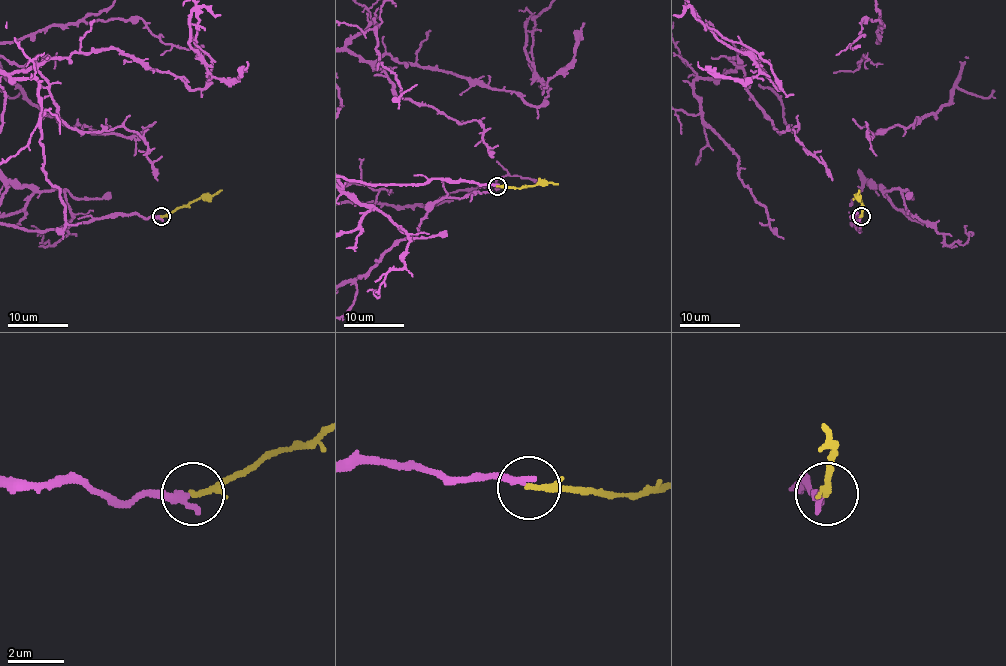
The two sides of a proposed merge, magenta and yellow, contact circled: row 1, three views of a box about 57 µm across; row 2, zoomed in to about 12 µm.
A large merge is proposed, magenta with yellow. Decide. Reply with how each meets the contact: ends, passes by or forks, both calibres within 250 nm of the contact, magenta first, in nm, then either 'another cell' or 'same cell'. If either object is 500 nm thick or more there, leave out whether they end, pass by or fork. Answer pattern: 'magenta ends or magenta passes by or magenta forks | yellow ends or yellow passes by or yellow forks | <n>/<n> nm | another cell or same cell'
magenta ends | yellow passes by | 280/160 nm | same cell

